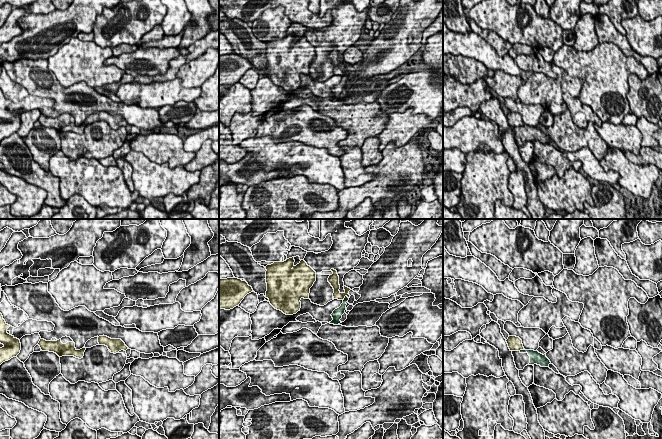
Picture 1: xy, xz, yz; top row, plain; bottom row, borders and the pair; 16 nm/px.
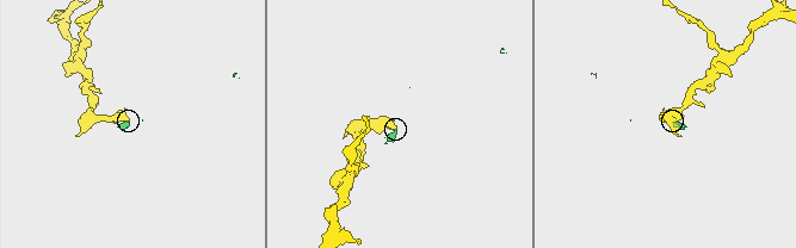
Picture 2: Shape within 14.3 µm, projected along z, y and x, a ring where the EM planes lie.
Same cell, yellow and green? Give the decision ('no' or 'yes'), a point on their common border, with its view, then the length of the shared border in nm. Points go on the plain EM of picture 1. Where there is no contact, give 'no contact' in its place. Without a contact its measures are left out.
no | xz (344, 73) | 110 nm

